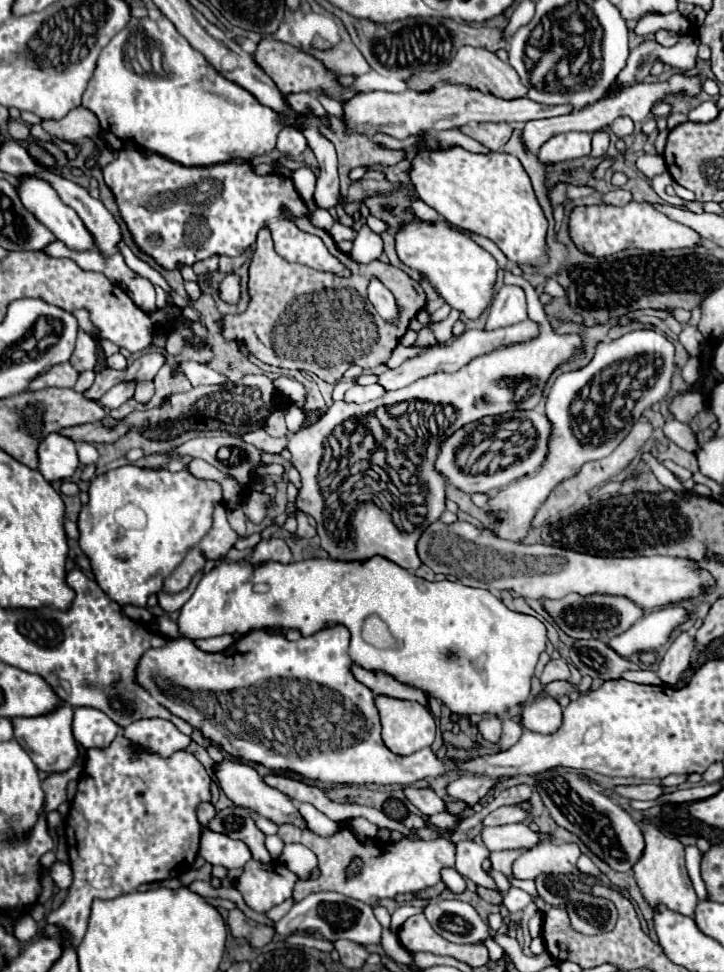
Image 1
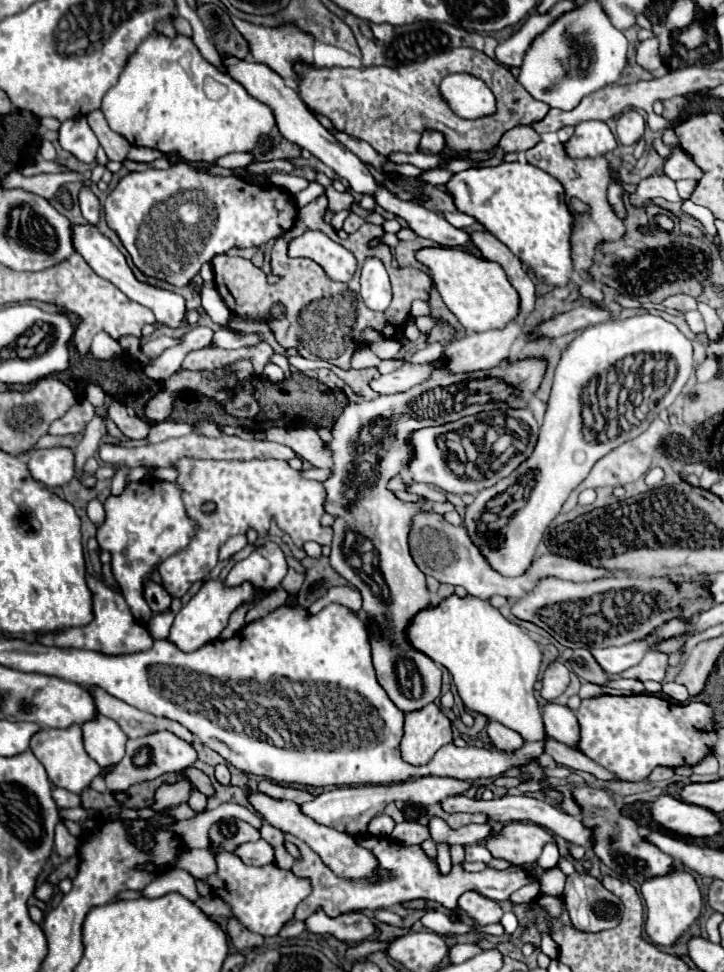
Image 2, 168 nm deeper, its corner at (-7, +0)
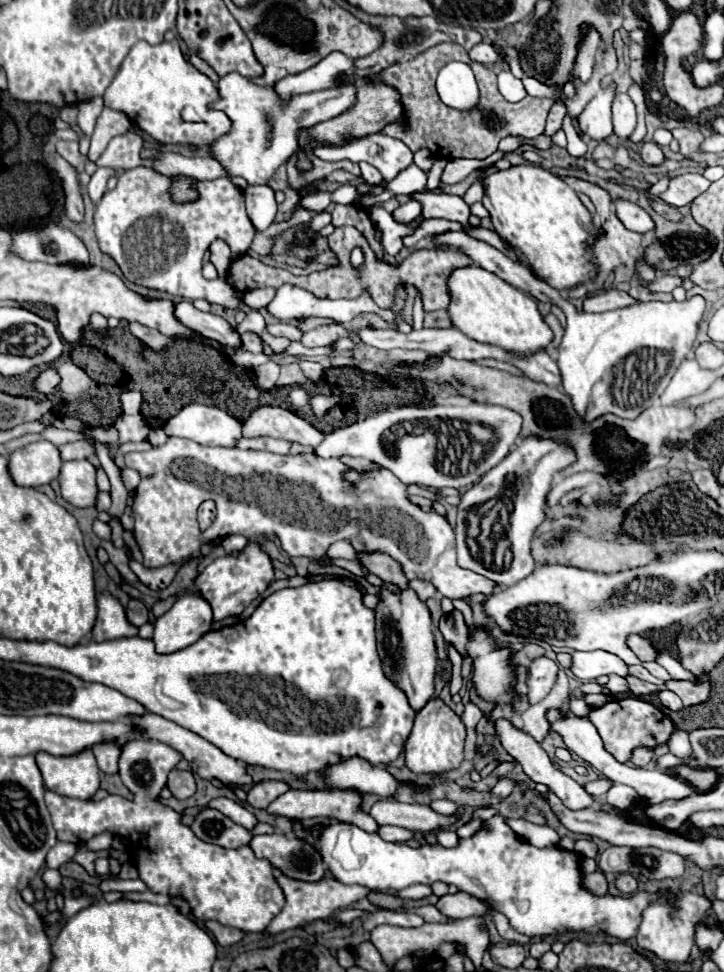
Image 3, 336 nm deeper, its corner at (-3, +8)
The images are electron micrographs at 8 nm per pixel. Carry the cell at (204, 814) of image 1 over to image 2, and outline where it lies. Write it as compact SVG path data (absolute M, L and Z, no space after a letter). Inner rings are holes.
M192 791L188 797L188 805L194 813L202 813L206 809L206 795L200 791Z

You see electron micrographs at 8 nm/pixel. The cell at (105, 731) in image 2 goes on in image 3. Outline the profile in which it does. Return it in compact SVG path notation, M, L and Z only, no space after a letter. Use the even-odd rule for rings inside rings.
M104 741L104 743L96 743L92 747L94 757L98 767L104 773L116 773L118 771L118 757L120 757L120 747L114 741Z

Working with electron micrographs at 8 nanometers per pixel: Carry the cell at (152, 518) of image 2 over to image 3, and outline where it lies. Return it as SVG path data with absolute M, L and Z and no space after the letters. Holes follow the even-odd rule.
M130 599L130 601L128 601L126 615L128 615L130 623L134 623L134 625L138 625L138 627L148 621L148 609L146 609L144 603L138 601L138 599Z

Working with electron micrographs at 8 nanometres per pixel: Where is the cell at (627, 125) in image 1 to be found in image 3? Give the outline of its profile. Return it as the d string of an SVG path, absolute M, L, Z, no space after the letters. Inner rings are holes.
M626 93L616 95L612 105L613 132L620 139L628 139L636 129L636 105Z

